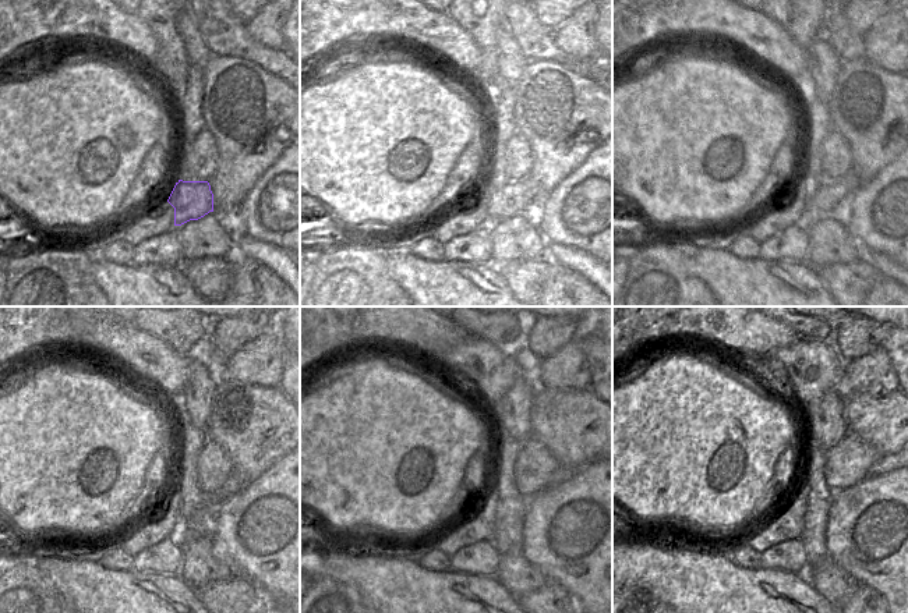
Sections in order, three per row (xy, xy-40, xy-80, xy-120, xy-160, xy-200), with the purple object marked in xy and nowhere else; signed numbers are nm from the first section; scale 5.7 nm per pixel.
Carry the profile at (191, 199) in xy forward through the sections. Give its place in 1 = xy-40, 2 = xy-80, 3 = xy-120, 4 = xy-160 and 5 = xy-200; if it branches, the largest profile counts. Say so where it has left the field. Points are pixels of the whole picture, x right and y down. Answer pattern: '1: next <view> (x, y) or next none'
1: next xy-40 (512, 198)
2: next xy-80 (830, 197)
3: next xy-120 (236, 482)
4: next xy-160 (562, 474)
5: next xy-200 (889, 463)

